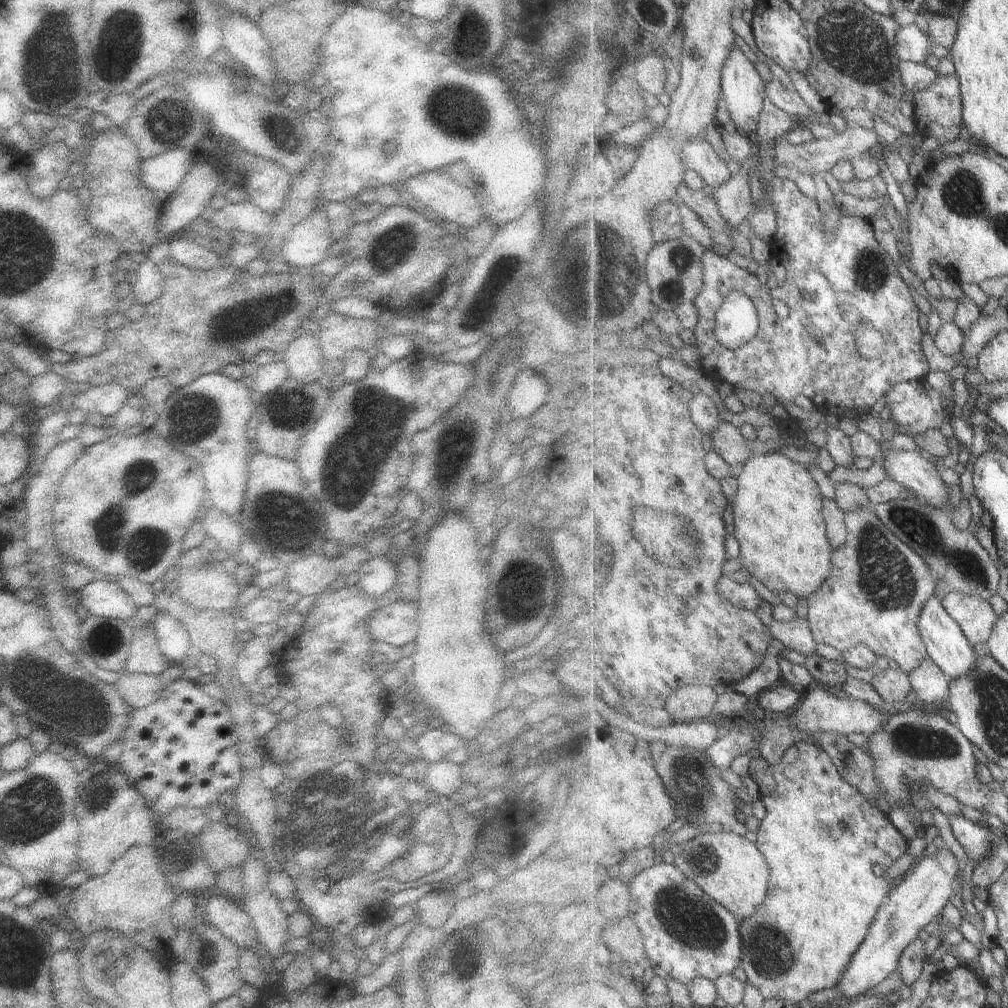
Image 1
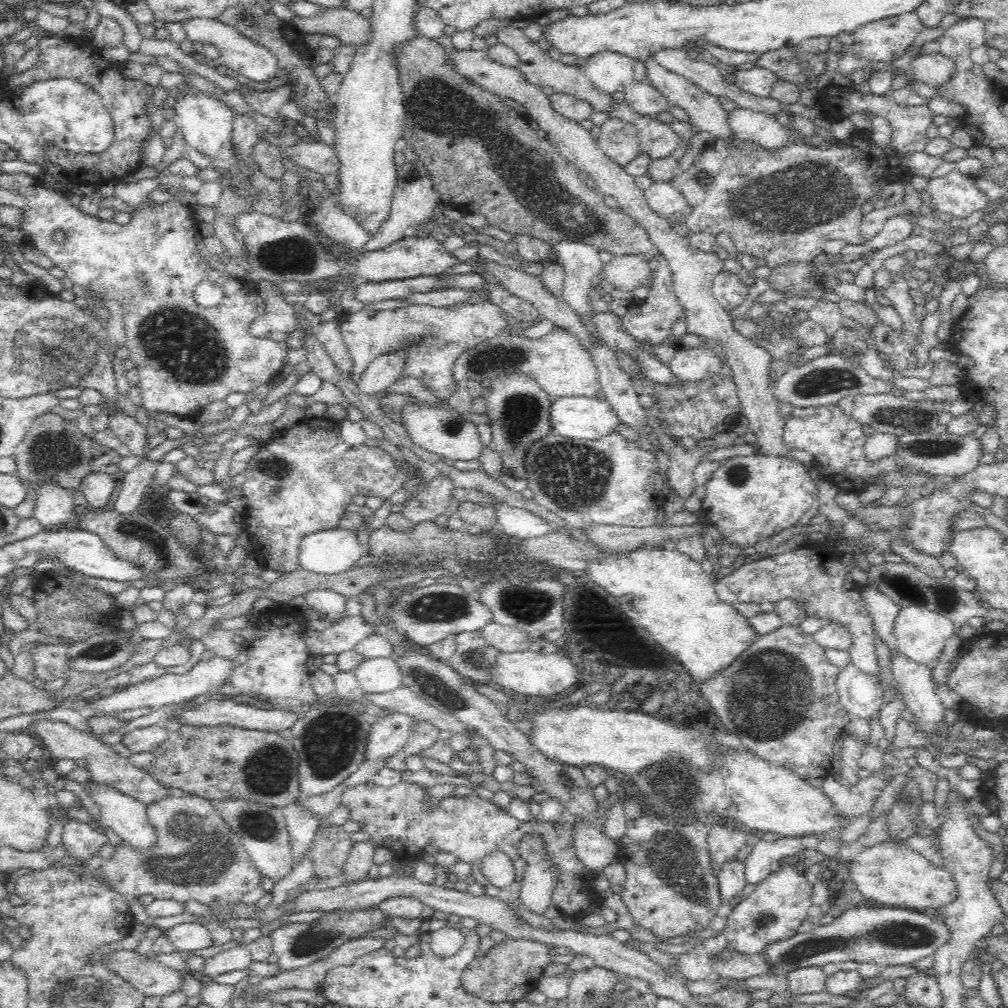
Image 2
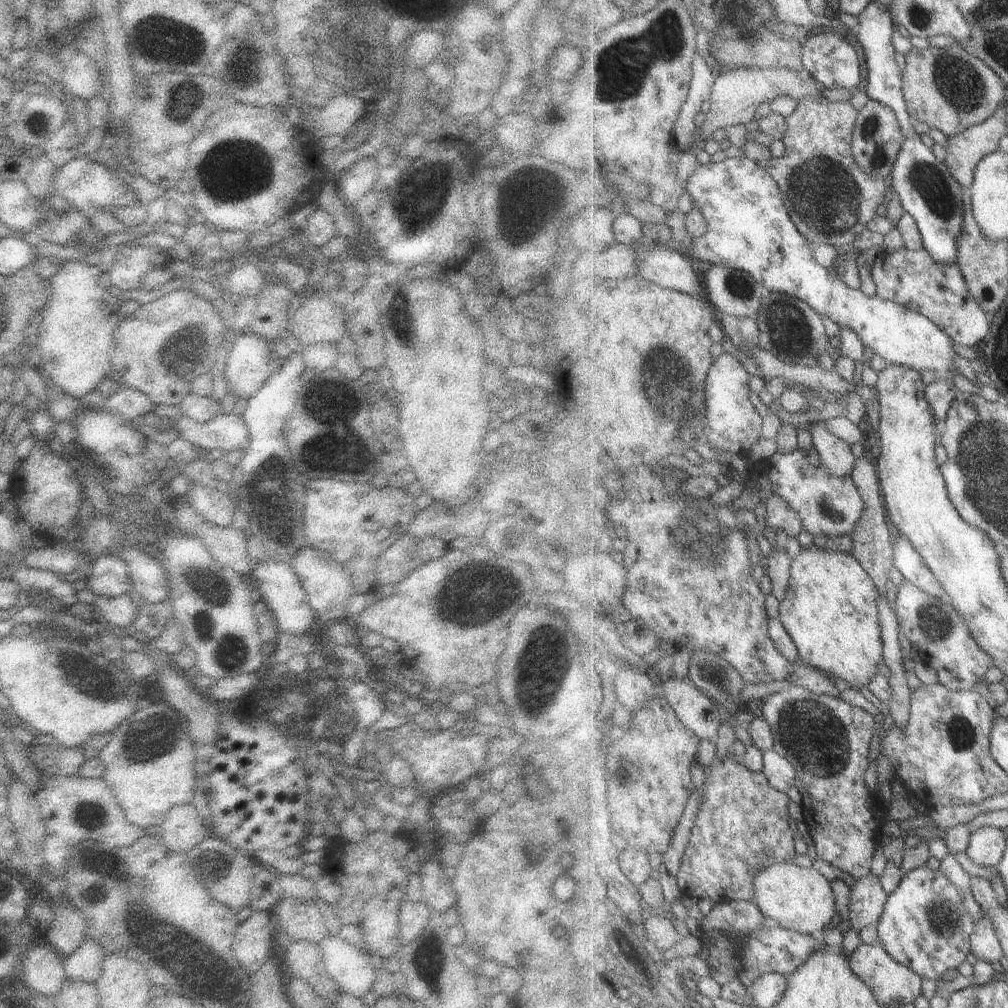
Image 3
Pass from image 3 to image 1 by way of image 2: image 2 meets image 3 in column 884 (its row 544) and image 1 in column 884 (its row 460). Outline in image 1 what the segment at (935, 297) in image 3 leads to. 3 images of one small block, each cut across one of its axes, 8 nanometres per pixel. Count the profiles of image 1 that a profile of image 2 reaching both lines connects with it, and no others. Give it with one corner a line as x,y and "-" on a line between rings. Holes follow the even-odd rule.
773,175
772,177
765,177
763,180
759,177
759,182
761,182
763,187
766,187
770,199
772,200
773,210
776,212
778,218
776,231
773,236
773,252
777,255
777,258
786,269
785,280
770,291
771,296
767,298
767,304
763,304
763,308
759,306
759,312
763,314
763,318
765,318
765,320
773,320
773,324
777,324
777,328
761,328
761,330
758,330
755,338
752,338
747,344
744,344
735,350
728,349
717,340
714,331
716,325
716,312
721,308
721,305
724,303
724,300
733,288
736,287
737,289
745,290
745,273
747,270
737,266
737,264
735,264
734,261
729,260
729,258
723,258
713,252
707,251
703,257
704,287
701,294
699,294
694,300
694,305
697,305
700,314
699,322
693,331
697,338
696,345
701,352
701,369
710,376
726,379
726,381
731,383
733,387
749,389
755,391
759,395
767,394
767,392
769,392
769,394
777,400
777,411
775,412
777,412
777,415
780,415
778,416
780,417
778,419
786,419
789,425
793,425
789,427
793,427
795,430
797,427
787,419
780,408
783,404
787,404
787,402
793,403
793,400
795,400
797,396
807,396
825,416
832,414
838,419
842,417
853,417
857,419
861,415
867,414
869,409
873,408
873,404
875,404
881,396
885,396
885,394
887,394
895,385
907,381
916,381
919,380
919,378
926,377
927,374
929,374
929,371
931,371
931,368
929,368
927,356
925,356
925,352
923,352
923,344
921,344
921,340
923,340
923,330
921,330
921,310
919,310
917,302
913,300
913,294
911,294
907,282
901,278
897,264
893,262
893,258
885,253
881,244
877,242
877,238
875,238
875,234
873,234
874,228
872,227
870,220
858,217
842,217
842,223
838,230
835,233
828,233
824,229
823,213
819,202
817,202
816,198
814,199
803,194
802,190
797,186
797,183
793,179
778,178
-
775,300
782,300
788,306
790,313
787,318
777,316
773,309
773,302
775,302

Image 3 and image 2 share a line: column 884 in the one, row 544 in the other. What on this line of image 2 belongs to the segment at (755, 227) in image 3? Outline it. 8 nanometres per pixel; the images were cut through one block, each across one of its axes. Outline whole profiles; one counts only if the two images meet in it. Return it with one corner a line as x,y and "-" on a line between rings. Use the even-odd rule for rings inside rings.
336,527
305,536
299,546
298,562
308,572
332,576
354,568
363,555
356,532

